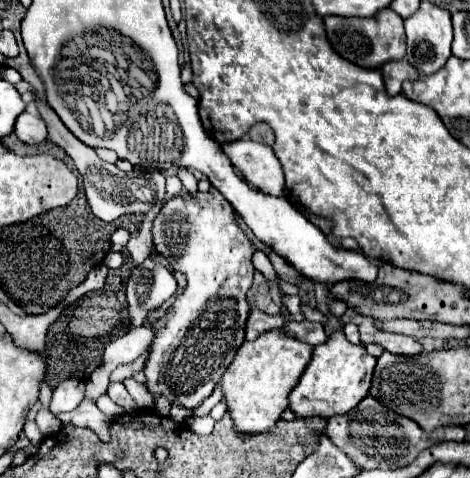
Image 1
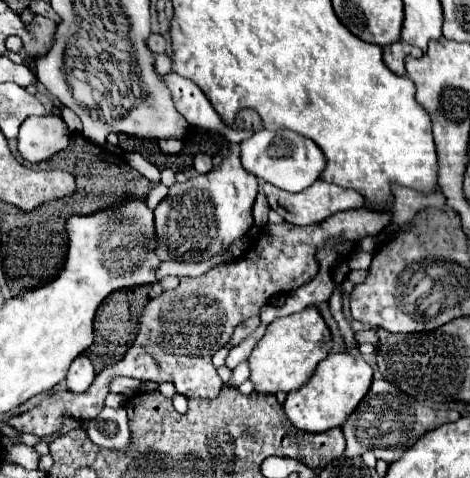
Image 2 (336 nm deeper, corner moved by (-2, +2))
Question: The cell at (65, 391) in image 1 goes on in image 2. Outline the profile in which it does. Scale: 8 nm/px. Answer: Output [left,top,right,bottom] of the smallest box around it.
[65,354,95,392]

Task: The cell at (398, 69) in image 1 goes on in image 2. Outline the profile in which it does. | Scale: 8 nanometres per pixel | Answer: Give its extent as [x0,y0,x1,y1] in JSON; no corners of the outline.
[383,40,423,76]

